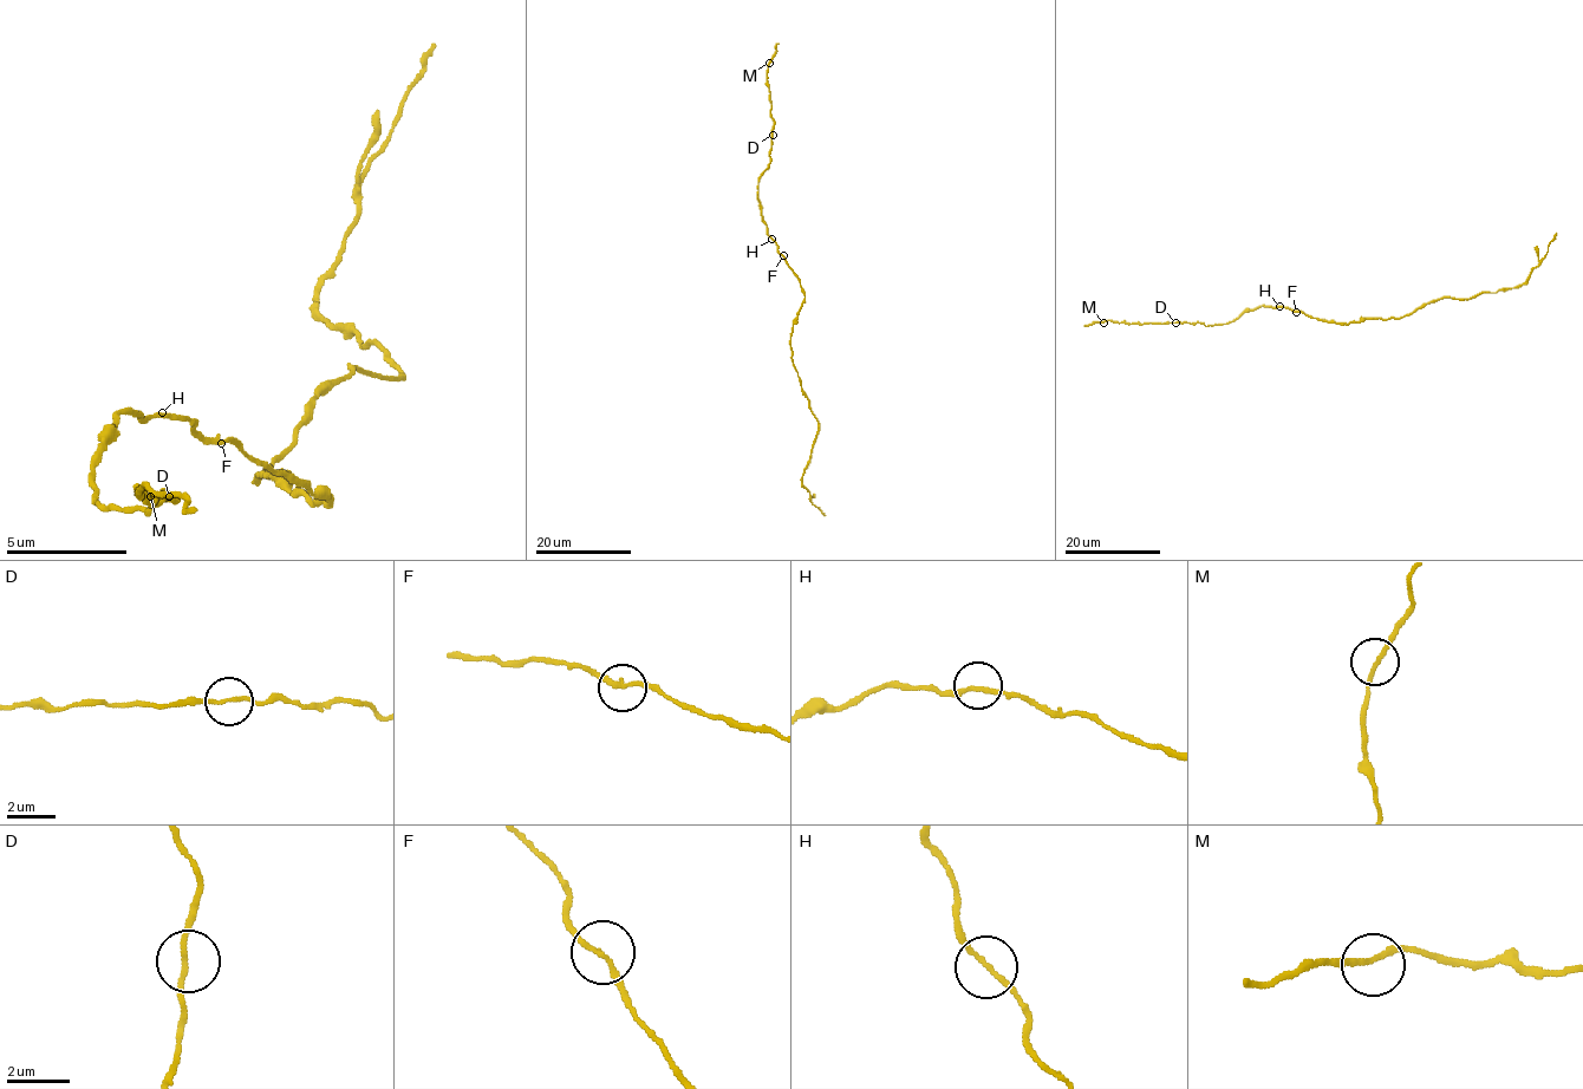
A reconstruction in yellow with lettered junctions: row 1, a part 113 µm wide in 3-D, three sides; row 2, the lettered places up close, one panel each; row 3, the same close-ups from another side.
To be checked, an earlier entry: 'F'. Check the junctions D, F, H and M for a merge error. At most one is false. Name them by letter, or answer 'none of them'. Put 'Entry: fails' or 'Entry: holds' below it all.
none of them
Entry: fails

